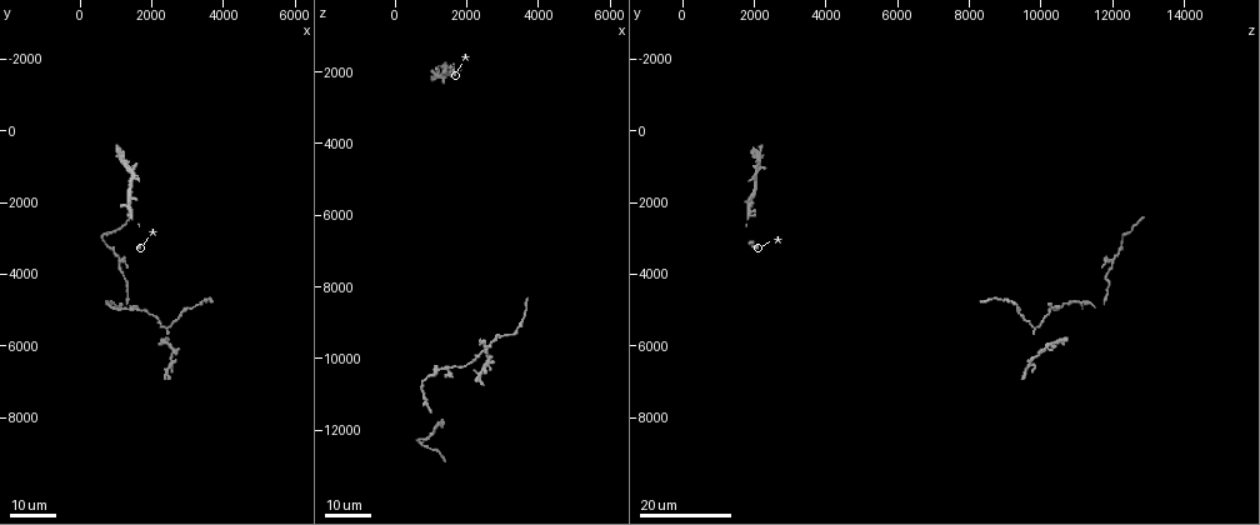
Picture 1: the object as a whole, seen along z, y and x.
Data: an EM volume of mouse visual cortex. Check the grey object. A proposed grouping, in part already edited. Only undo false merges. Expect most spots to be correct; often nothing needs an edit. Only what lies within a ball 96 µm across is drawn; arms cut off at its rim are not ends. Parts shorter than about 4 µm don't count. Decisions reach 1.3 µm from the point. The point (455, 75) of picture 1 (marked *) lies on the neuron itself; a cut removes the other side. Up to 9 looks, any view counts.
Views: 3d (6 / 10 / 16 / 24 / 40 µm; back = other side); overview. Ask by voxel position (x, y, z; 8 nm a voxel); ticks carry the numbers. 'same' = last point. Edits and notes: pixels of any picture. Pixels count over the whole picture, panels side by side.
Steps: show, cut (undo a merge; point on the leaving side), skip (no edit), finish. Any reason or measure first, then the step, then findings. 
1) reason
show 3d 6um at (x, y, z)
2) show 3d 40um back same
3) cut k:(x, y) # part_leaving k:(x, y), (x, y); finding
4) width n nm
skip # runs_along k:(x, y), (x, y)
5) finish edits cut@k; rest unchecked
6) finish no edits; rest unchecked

calibre changes
show 3d 24um at (3100, 5000, 9400)

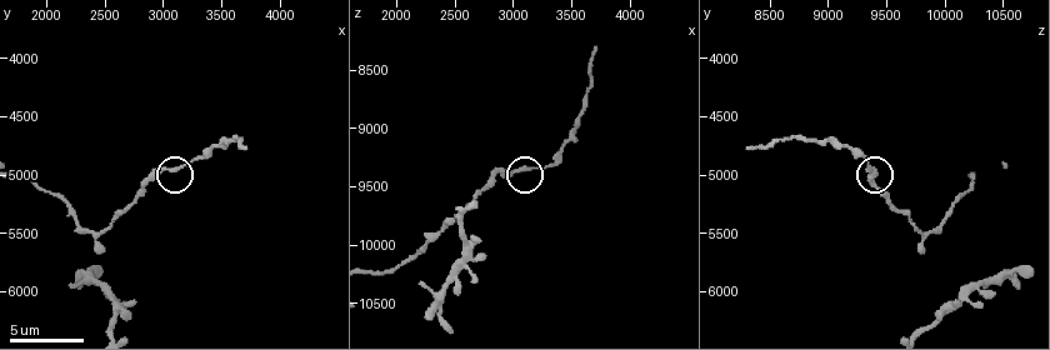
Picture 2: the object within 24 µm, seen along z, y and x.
zoom in
show 3d 6um at (3060, 4940, 9340)

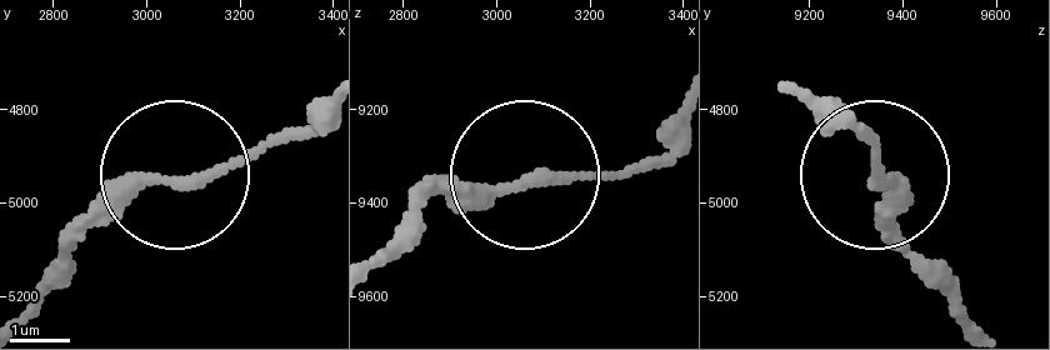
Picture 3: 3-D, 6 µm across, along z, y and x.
skip # continuous, no second neuron

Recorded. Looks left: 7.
narrows sharply
show 3d 16um at (1300, 4900, 10300)

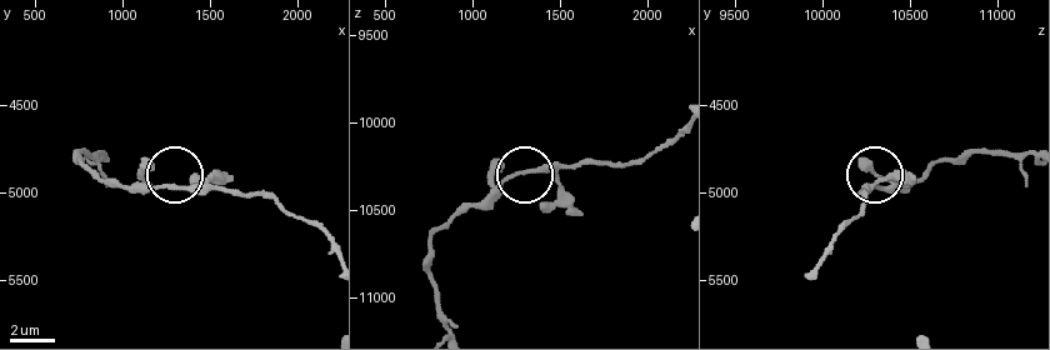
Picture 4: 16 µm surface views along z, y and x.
show 3d 6um at (1260, 4980, 10300)

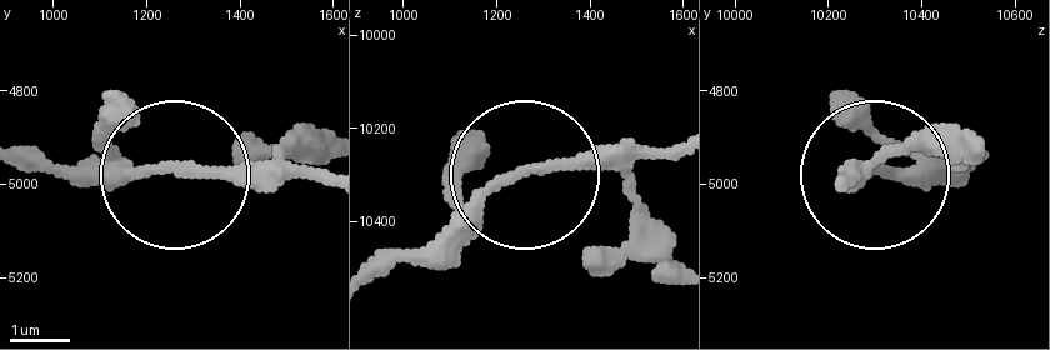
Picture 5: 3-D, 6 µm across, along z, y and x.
skip # runs_along 5:(329, 183), (65, 173); continuous, no second neuron

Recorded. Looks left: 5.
three-way junction
show 3d 16um at (2440, 5520, 9800)

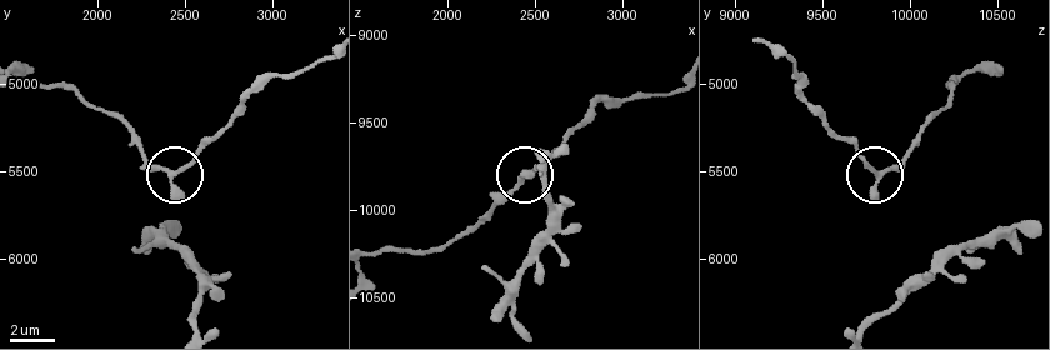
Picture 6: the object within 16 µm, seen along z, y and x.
width 170 nm
skip # runs_along 6:(770, 41), (793, 63), (804, 101), (871, 169), (914, 149); continuous, no second neuron

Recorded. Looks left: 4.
thin neck
show 3d 6um at (2460, 5920, 10320)

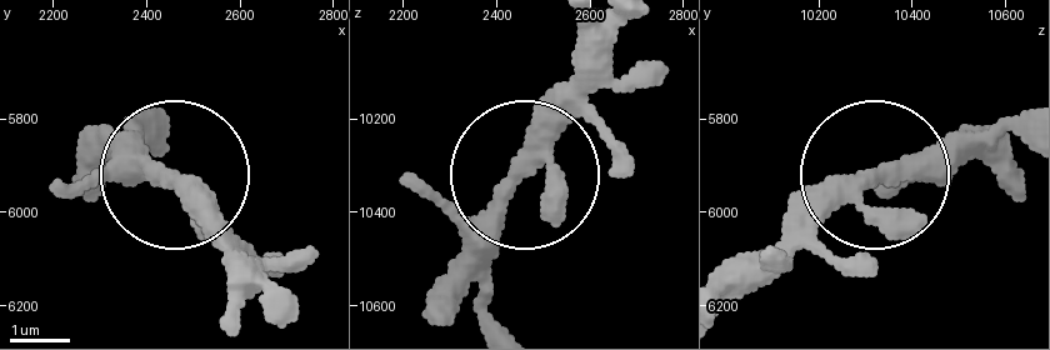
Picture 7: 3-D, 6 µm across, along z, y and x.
show 3d 6um back at (2445, 5930, 10300)

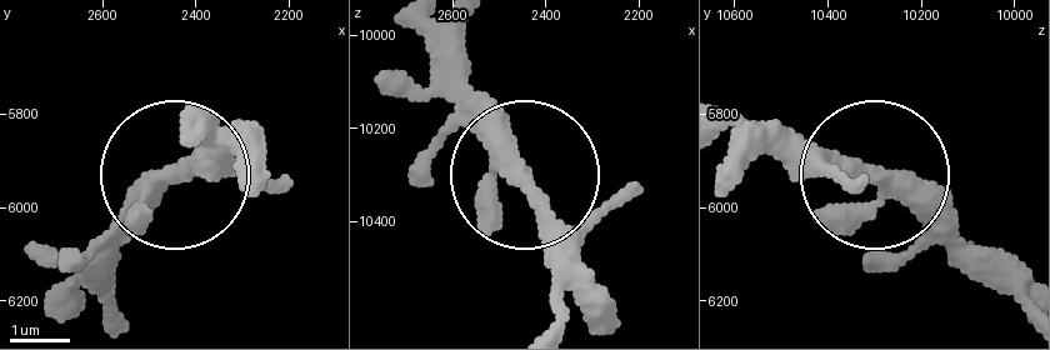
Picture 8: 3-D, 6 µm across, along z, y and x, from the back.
skip # all the same neuron

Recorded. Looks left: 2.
finish no edits; rest unchecked

